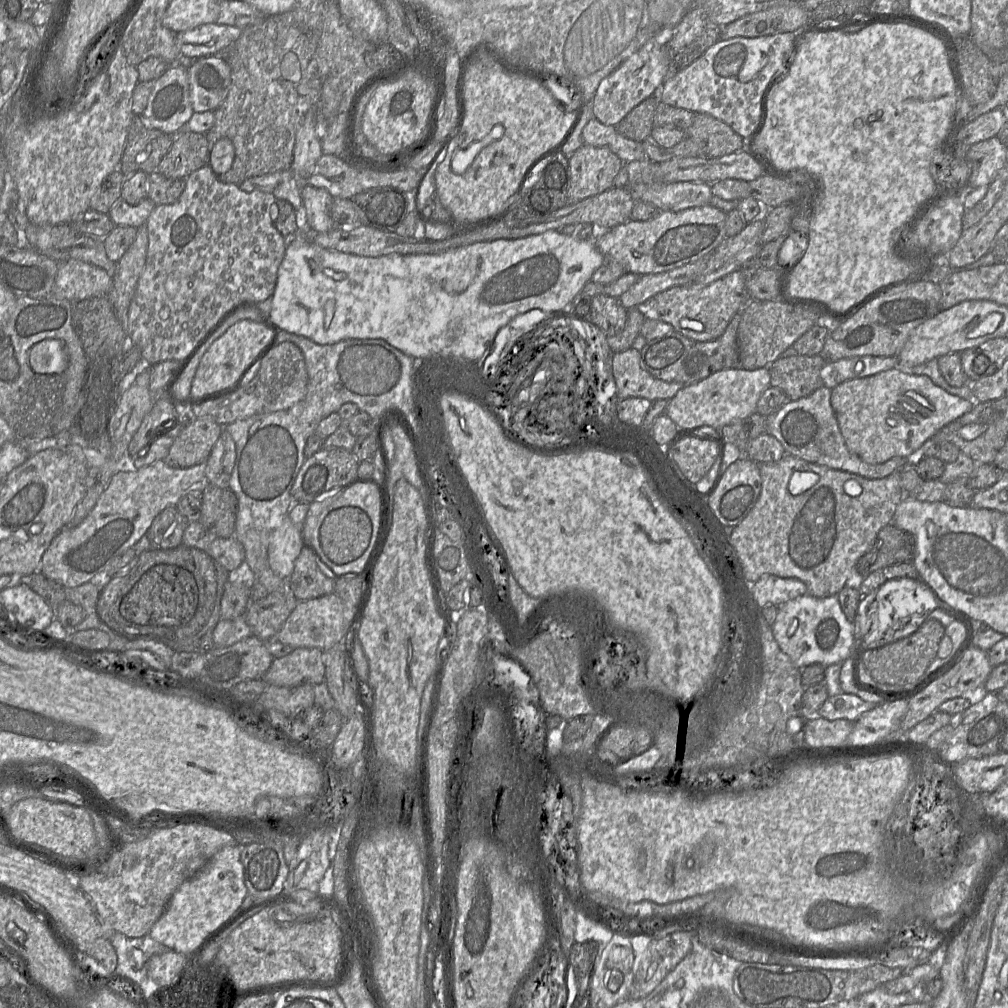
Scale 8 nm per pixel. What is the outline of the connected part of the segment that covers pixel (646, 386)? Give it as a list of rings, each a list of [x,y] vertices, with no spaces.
[[[630,347],[616,352],[612,359],[612,373],[618,399],[642,397],[650,401],[671,399],[685,384],[660,380],[641,366],[640,351]]]

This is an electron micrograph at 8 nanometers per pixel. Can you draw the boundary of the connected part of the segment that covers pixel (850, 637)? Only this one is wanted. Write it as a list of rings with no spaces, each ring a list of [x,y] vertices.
[[[804,594],[777,605],[772,632],[780,649],[798,668],[805,668],[812,664],[827,667],[850,657],[857,635],[857,624],[846,619],[837,595],[817,598]]]

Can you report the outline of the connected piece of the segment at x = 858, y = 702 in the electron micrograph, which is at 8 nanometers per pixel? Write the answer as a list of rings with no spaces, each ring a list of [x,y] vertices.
[[[841,693],[829,696],[818,710],[818,716],[826,720],[846,719],[855,722],[863,713],[876,706],[878,704],[865,702],[856,695]]]

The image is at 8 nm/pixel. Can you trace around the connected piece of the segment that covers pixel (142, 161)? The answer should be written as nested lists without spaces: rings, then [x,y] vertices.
[[[141,115],[133,117],[119,165],[124,177],[143,171],[158,171],[158,166],[174,142],[173,135],[145,126]]]

